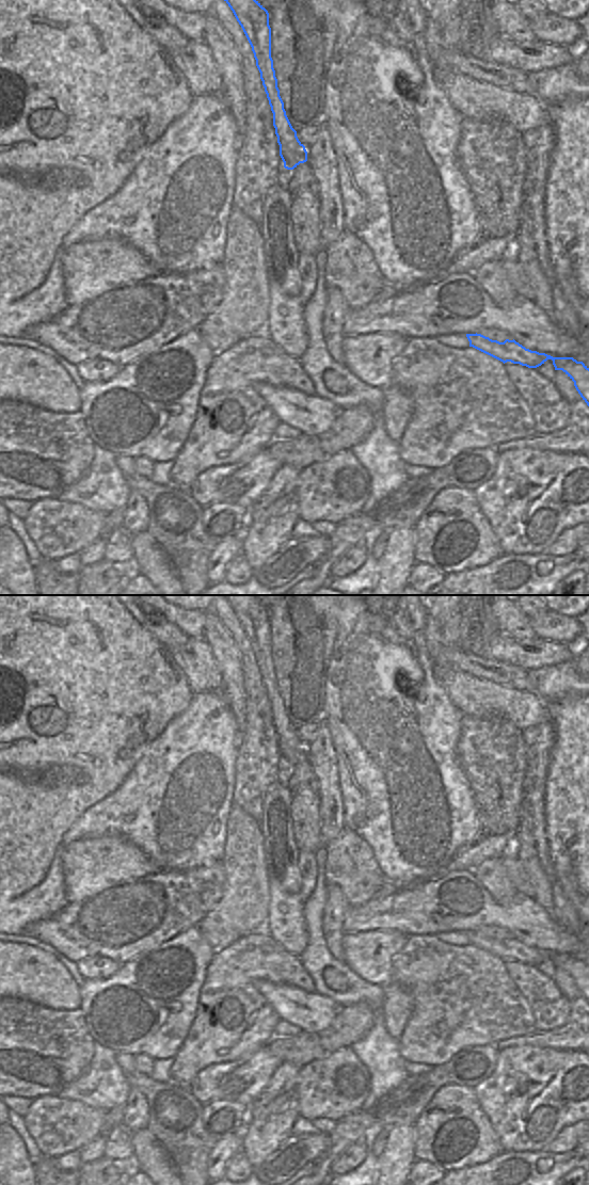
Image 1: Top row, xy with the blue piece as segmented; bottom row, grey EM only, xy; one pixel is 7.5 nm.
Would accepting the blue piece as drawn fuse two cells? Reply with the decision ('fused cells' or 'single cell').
fused cells

